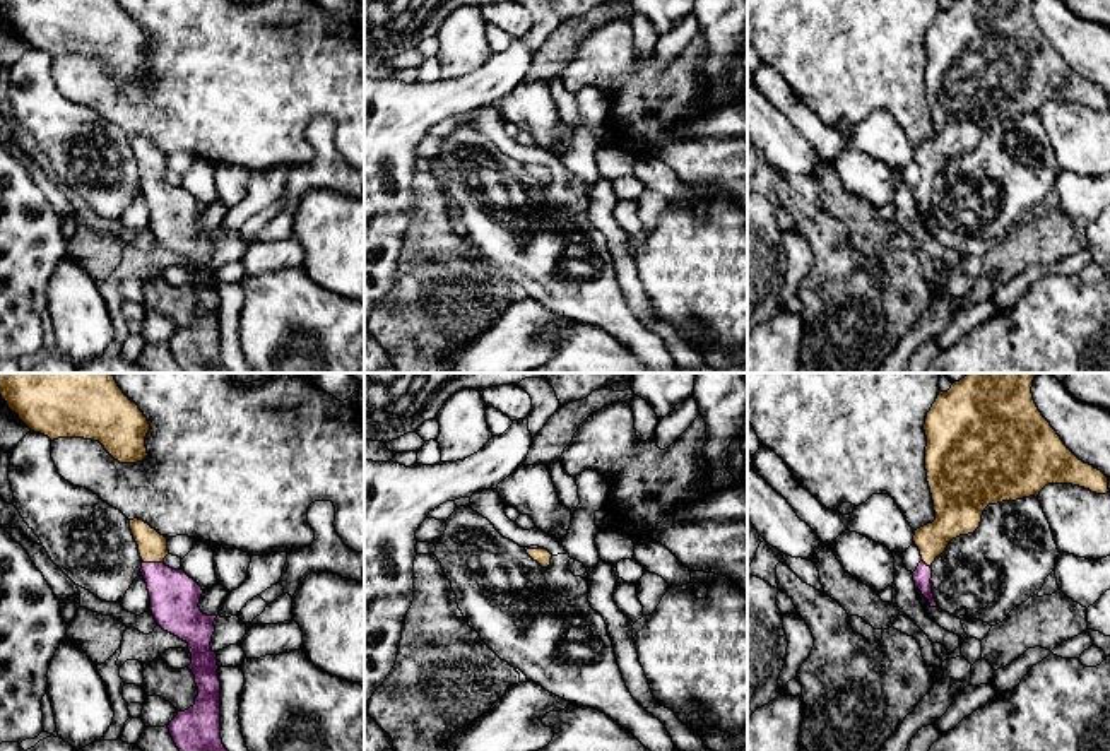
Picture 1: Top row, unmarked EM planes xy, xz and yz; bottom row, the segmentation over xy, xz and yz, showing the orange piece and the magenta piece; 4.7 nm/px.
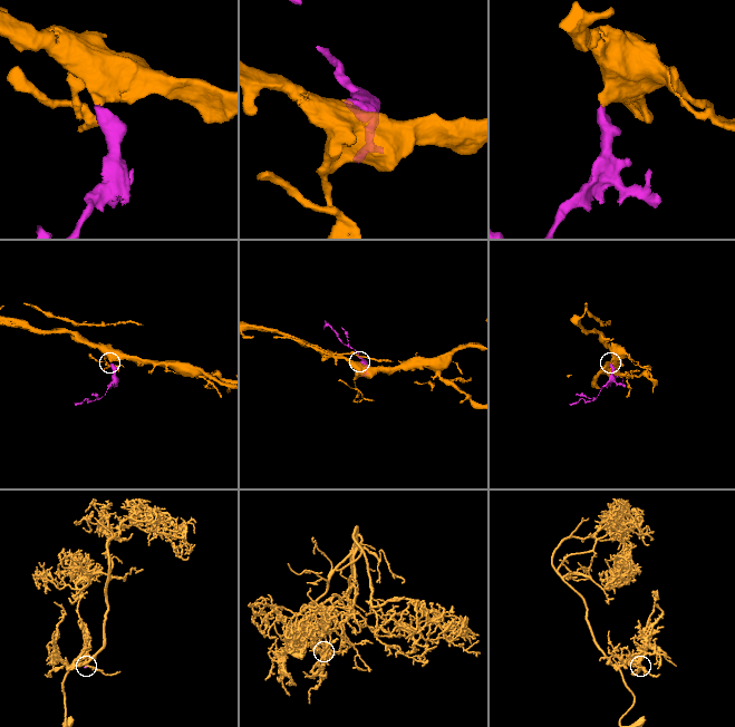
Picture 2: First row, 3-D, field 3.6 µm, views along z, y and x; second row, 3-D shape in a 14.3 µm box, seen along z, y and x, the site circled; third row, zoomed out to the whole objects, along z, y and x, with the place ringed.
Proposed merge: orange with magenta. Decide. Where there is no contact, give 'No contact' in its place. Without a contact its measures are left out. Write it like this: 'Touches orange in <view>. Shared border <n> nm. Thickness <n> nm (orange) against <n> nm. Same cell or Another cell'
Touches orange in xy. Shared border 110 nm. Thickness 140 nm (orange) against 240 nm. Same cell

